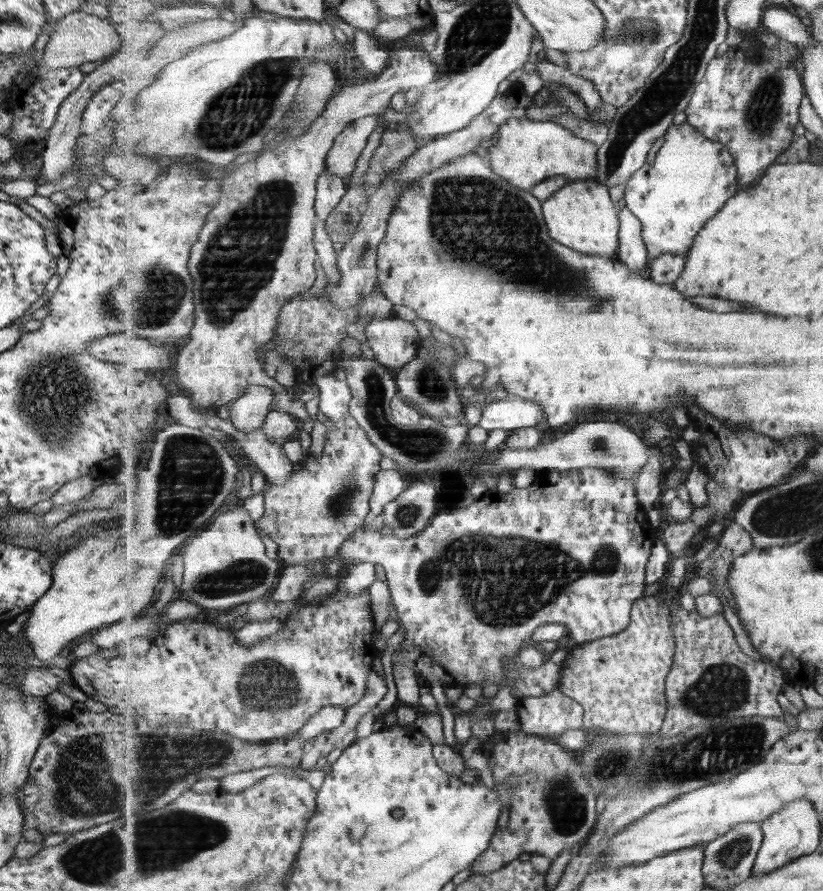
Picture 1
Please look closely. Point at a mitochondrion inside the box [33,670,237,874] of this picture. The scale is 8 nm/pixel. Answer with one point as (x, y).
(81, 785)

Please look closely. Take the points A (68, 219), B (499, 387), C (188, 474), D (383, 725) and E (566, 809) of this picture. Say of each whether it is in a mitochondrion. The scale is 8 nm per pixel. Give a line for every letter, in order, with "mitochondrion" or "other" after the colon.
A: other
B: other
C: mitochondrion
D: other
E: mitochondrion

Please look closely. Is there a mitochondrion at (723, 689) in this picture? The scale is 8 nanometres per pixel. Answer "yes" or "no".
yes

